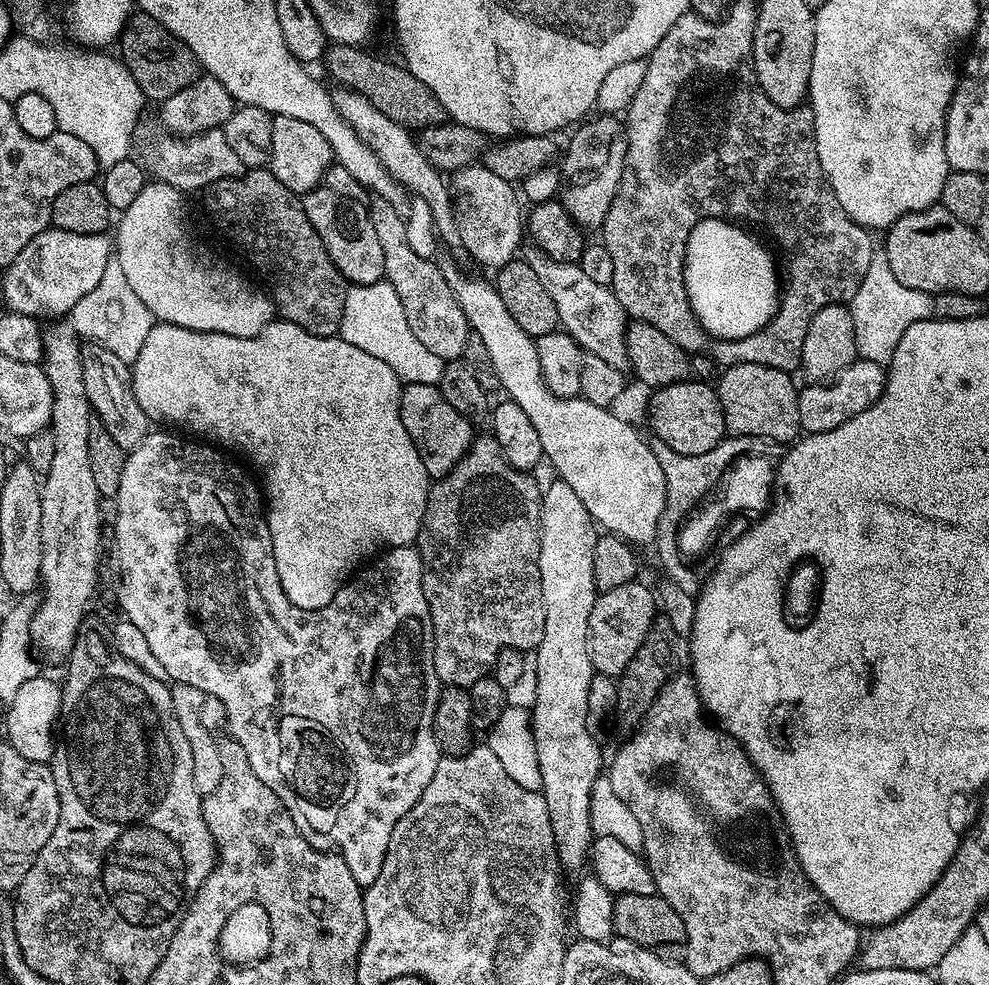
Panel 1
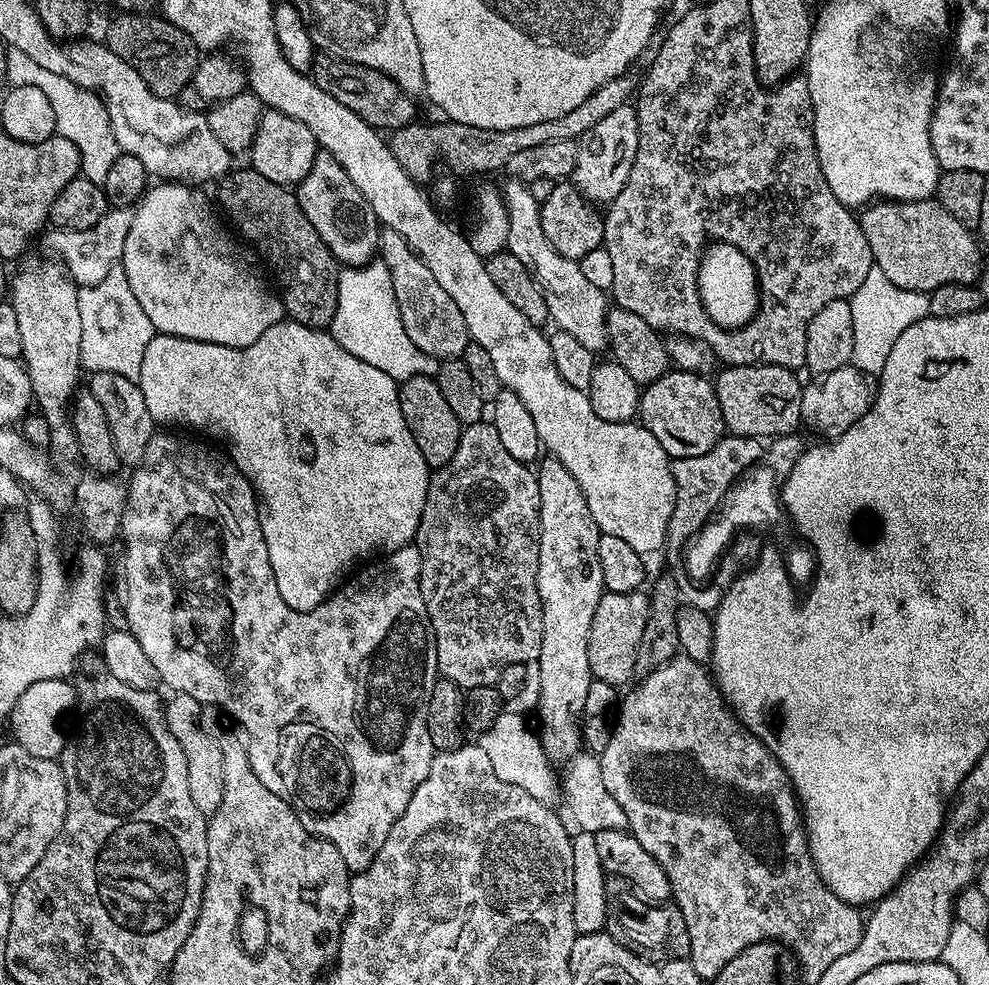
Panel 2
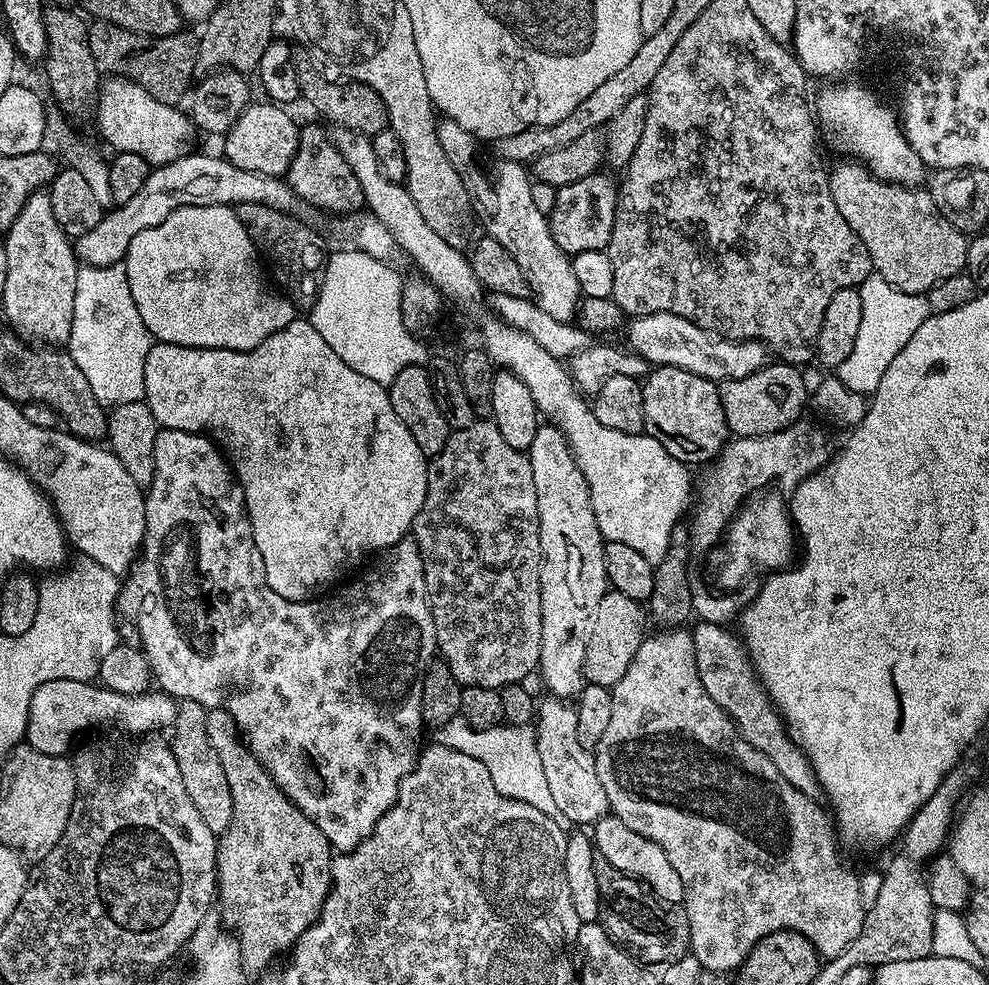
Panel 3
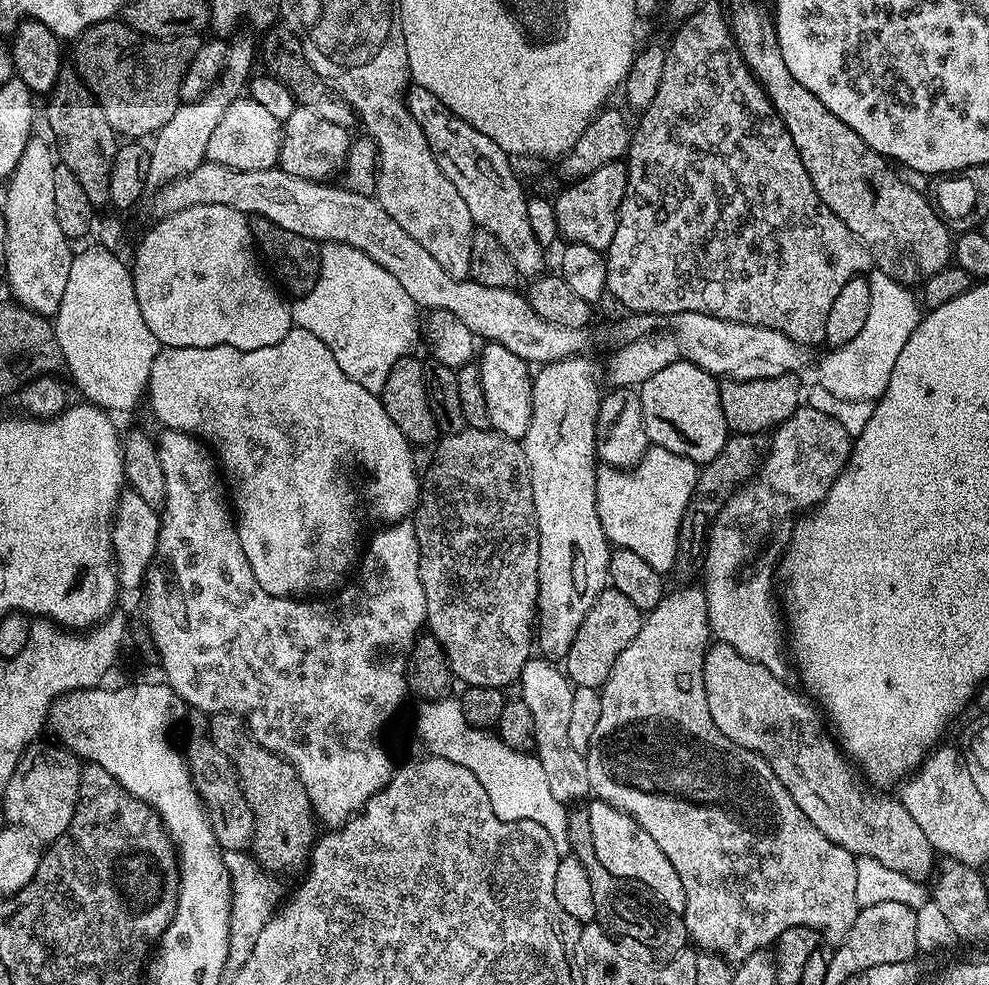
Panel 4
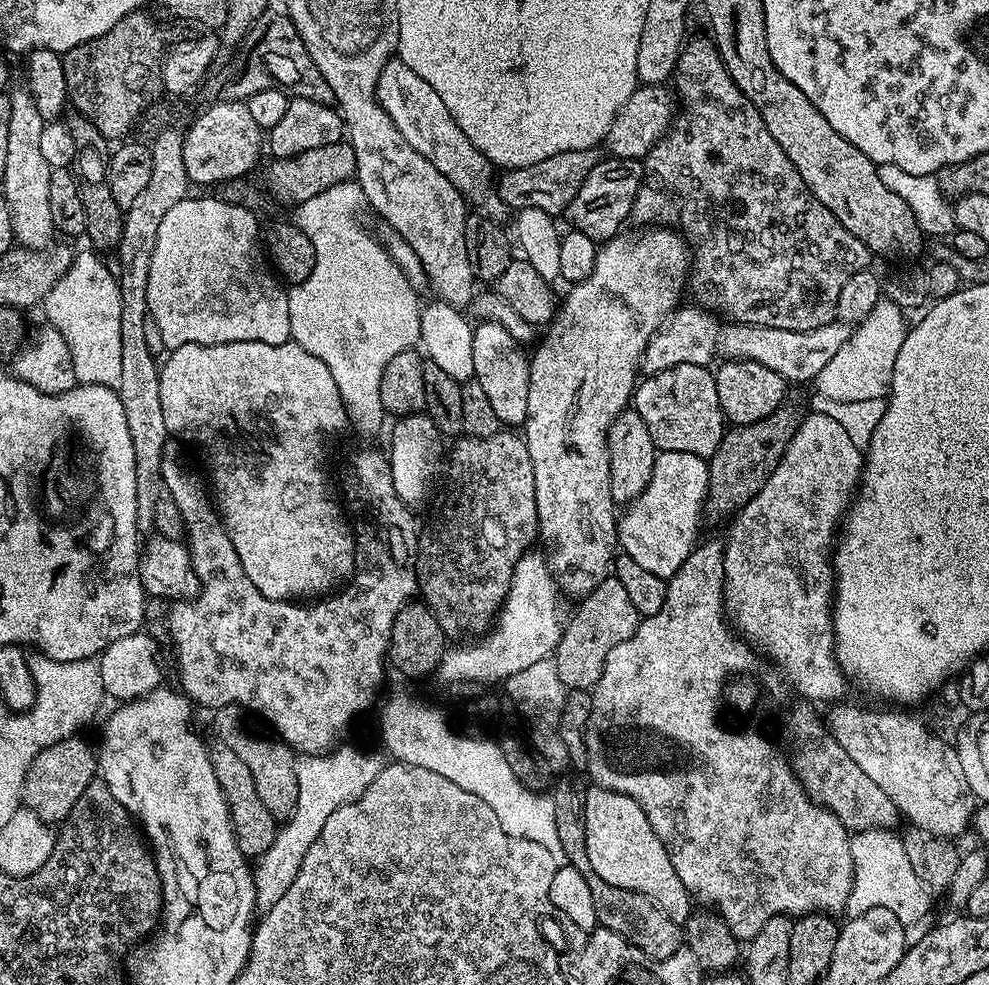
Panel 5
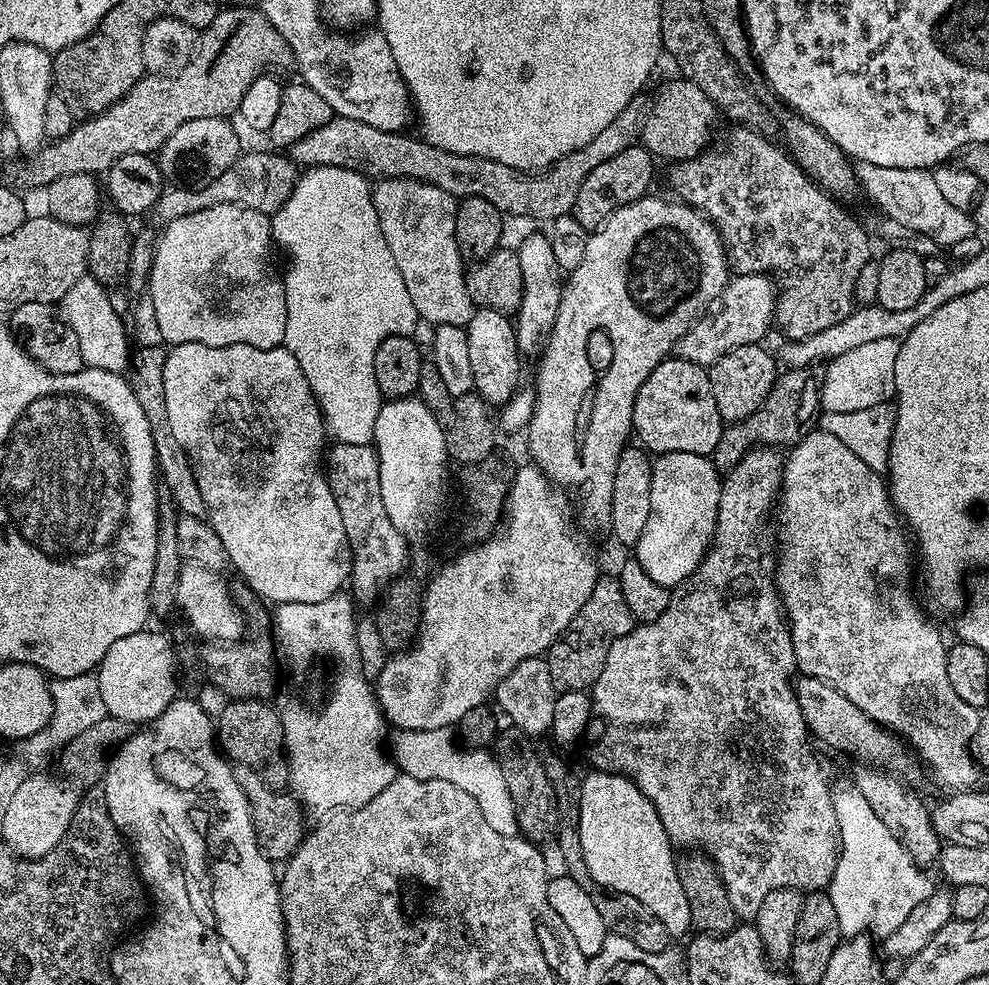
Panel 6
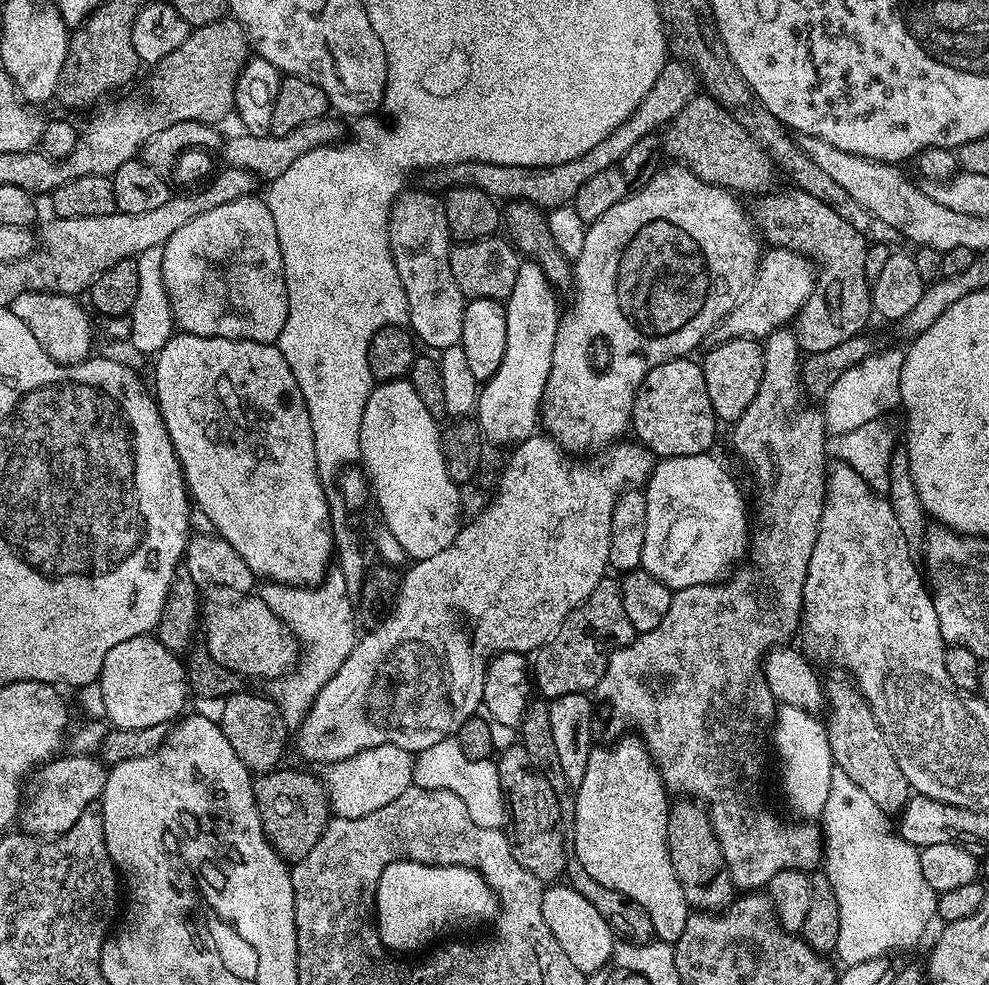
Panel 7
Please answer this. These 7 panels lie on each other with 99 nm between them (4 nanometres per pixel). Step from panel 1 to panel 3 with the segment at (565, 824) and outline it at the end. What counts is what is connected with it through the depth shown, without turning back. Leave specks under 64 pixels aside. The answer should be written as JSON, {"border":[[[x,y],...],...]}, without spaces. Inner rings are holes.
{"border":[[[551,422],[539,425],[534,434],[534,442],[526,453],[530,470],[534,470],[534,490],[538,494],[538,518],[540,519],[540,589],[542,590],[542,650],[538,672],[543,687],[551,695],[561,698],[576,698],[584,689],[584,659],[586,642],[594,626],[594,614],[598,602],[608,591],[608,575],[604,569],[604,535],[596,521],[592,509],[592,499],[586,478],[568,449],[566,438]]]}

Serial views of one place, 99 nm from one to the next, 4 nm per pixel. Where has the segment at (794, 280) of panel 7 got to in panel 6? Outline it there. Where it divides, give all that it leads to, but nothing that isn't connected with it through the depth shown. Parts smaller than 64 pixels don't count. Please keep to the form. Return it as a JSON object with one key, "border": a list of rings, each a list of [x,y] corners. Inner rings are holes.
{"border":[[[736,274],[728,281],[725,288],[708,311],[699,316],[678,338],[674,349],[675,355],[686,362],[694,362],[710,366],[722,358],[722,354],[730,354],[738,346],[759,344],[765,338],[768,327],[771,329],[776,315],[777,285],[772,285],[767,275],[764,274]]]}

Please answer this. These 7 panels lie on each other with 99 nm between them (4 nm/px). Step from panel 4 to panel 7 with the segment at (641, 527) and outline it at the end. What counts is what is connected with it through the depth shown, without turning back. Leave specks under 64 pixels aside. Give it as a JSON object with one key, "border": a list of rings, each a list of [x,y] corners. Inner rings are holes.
{"border":[[[665,456],[653,467],[643,489],[646,536],[641,565],[667,588],[723,581],[728,567],[745,559],[749,551],[749,509],[744,509],[744,496],[731,474],[714,457]]]}

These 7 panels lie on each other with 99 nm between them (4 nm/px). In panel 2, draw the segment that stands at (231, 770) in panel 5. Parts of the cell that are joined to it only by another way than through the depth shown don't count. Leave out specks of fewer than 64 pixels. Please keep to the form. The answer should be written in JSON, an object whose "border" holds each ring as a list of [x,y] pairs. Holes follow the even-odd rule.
{"border":[[[178,692],[169,697],[164,705],[164,717],[170,734],[178,738],[178,746],[182,746],[182,754],[186,754],[186,783],[190,785],[190,798],[194,806],[202,810],[205,818],[213,816],[218,806],[222,806],[222,789],[226,783],[219,739],[215,735],[211,736],[200,725],[202,705],[198,702],[198,698],[190,698],[190,694],[185,692]]]}

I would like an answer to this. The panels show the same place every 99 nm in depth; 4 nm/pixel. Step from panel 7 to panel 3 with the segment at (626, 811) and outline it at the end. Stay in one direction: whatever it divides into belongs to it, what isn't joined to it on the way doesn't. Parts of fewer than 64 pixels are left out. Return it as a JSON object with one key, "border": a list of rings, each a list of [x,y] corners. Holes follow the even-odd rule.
{"border":[[[609,814],[601,820],[597,820],[594,825],[594,847],[598,855],[606,858],[606,862],[610,862],[610,866],[615,866],[616,869],[622,870],[622,874],[639,880],[649,892],[653,892],[664,903],[683,904],[682,878],[678,878],[674,865],[670,862],[670,858],[666,858],[666,854],[662,850],[662,846],[658,846],[658,842],[654,842],[650,838],[642,838],[642,834],[630,830],[630,826],[626,826],[626,822]]]}

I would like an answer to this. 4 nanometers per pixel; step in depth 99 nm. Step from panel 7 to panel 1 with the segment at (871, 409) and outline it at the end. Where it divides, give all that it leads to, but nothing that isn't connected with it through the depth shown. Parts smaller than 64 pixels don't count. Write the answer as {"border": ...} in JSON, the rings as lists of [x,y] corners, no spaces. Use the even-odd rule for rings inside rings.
{"border":[[[882,250],[873,251],[870,266],[866,269],[866,278],[862,278],[858,294],[854,294],[850,301],[857,357],[887,365],[894,350],[898,350],[898,342],[902,342],[902,334],[906,334],[914,322],[922,322],[932,316],[932,302],[933,297],[929,293],[902,286],[902,282],[894,278],[894,270],[890,270],[886,254]]]}

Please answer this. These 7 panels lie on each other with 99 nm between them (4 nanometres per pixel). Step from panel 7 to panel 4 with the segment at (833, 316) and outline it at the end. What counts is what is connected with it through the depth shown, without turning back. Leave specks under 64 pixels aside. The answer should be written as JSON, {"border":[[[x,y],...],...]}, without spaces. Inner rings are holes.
{"border":[[[701,3],[700,9],[677,28],[680,29],[677,30],[672,45],[669,43],[666,48],[666,62],[662,66],[662,82],[658,85],[658,94],[654,94],[654,102],[643,109],[641,116],[644,117],[641,118],[640,125],[635,125],[632,144],[628,148],[626,194],[618,214],[618,230],[614,230],[614,239],[606,250],[607,295],[613,296],[622,307],[628,308],[624,310],[632,314],[651,314],[657,318],[671,318],[680,312],[710,314],[730,322],[778,330],[799,344],[823,345],[826,318],[830,314],[830,306],[834,306],[834,298],[838,298],[838,293],[842,286],[846,286],[846,282],[873,271],[872,256],[867,246],[848,229],[846,222],[842,222],[842,218],[835,216],[824,205],[818,190],[814,190],[814,182],[810,182],[806,166],[786,126],[772,109],[768,96],[760,87],[760,81],[752,75],[736,48],[725,9],[716,4]]]}

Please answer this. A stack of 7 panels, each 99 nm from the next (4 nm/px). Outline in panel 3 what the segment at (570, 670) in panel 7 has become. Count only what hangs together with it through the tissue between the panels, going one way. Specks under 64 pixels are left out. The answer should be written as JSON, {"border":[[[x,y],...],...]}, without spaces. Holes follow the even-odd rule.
{"border":[[[608,591],[602,602],[598,602],[598,610],[594,614],[594,626],[586,642],[585,681],[611,690],[618,682],[618,678],[626,674],[634,654],[638,654],[638,646],[642,646],[646,635],[644,627],[647,624],[650,624],[650,620],[641,601],[626,598],[626,594],[621,592]]]}

